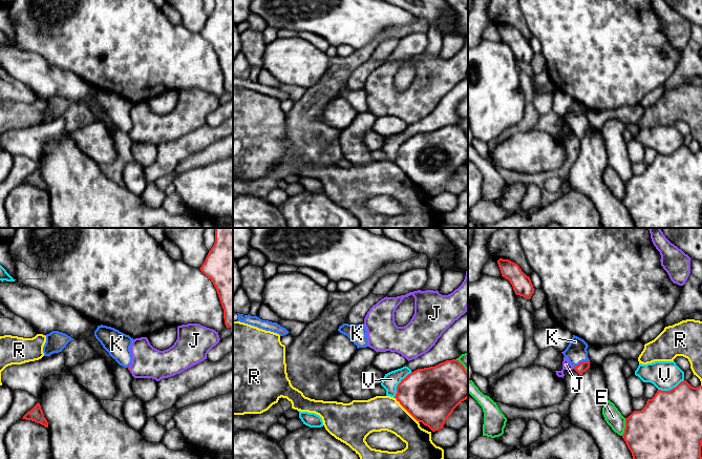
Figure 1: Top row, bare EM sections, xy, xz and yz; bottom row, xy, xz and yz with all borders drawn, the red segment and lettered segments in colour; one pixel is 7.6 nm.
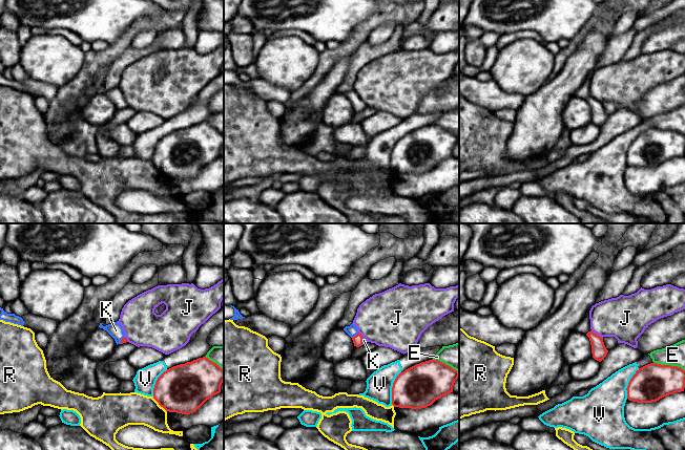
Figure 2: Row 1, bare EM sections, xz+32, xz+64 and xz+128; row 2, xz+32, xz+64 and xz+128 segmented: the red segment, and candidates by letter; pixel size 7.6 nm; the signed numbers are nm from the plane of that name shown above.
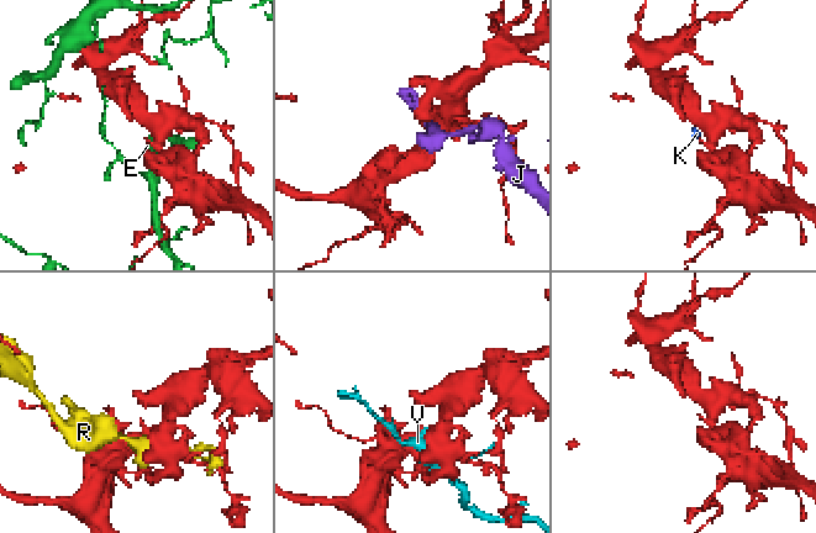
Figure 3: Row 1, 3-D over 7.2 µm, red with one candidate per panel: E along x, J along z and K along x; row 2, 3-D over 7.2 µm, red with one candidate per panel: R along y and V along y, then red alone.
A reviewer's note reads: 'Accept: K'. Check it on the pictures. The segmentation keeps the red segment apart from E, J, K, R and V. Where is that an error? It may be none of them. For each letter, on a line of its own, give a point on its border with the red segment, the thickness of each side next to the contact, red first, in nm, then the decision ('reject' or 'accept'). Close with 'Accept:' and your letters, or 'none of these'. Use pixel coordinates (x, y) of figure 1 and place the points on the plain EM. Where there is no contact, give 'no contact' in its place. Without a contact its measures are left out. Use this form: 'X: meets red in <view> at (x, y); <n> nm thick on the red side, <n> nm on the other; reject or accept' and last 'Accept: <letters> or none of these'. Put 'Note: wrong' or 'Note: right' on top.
Note: right
E: meets red in yz at (625, 191); 460 nm thick on the red side, 130 nm on the other; reject
J: meets red in xy at (129, 132); 20 nm thick on the red side, 240 nm on the other; reject
K: meets red in yz at (582, 126); 80 nm thick on the red side, 160 nm on the other; accept
R: meets red in xz at (406, 174); 420 nm thick on the red side, 280 nm on the other; reject
V: meets red in xz at (399, 148); 420 nm thick on the red side, 120 nm on the other; reject
Accept: K

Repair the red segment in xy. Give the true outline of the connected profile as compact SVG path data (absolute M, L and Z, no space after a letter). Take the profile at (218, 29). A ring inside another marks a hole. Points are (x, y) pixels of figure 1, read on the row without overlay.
M215 0L215 7L199 34L217 56L226 91L233 93L233 0Z

